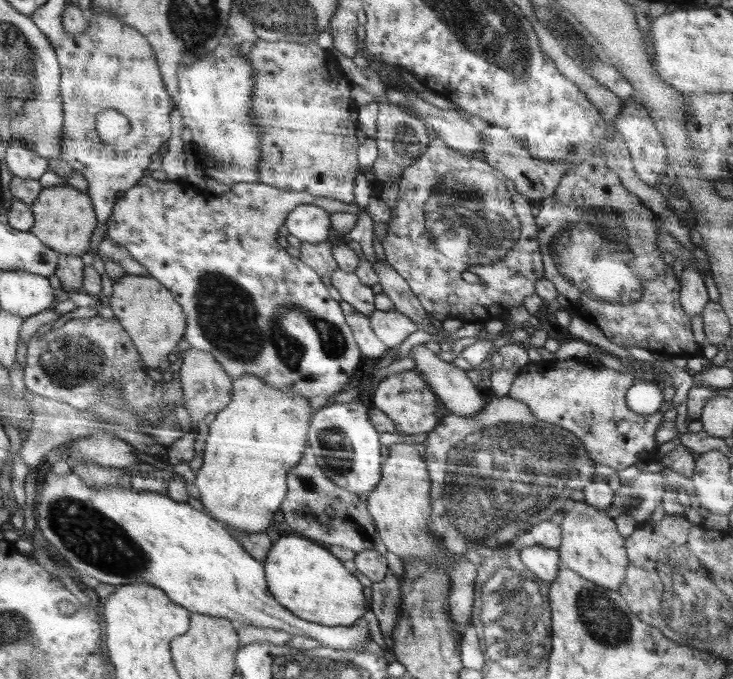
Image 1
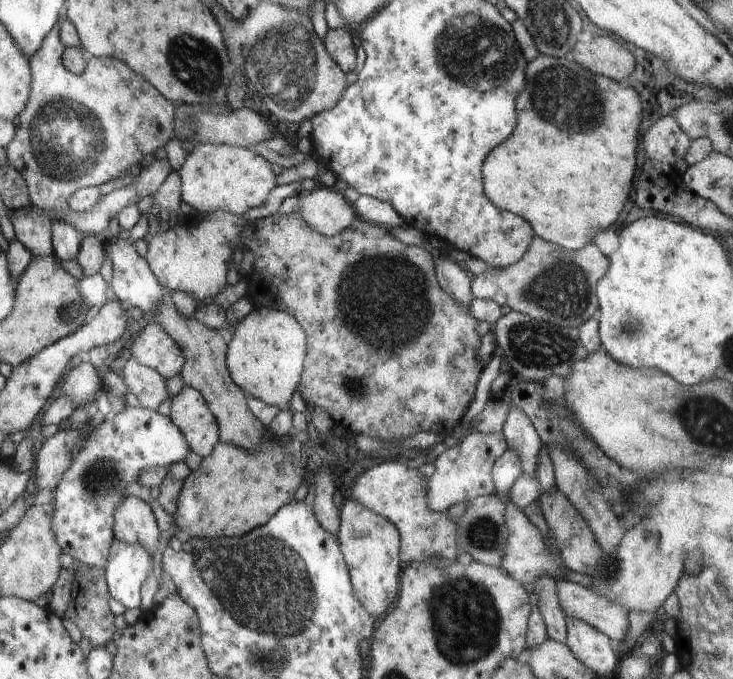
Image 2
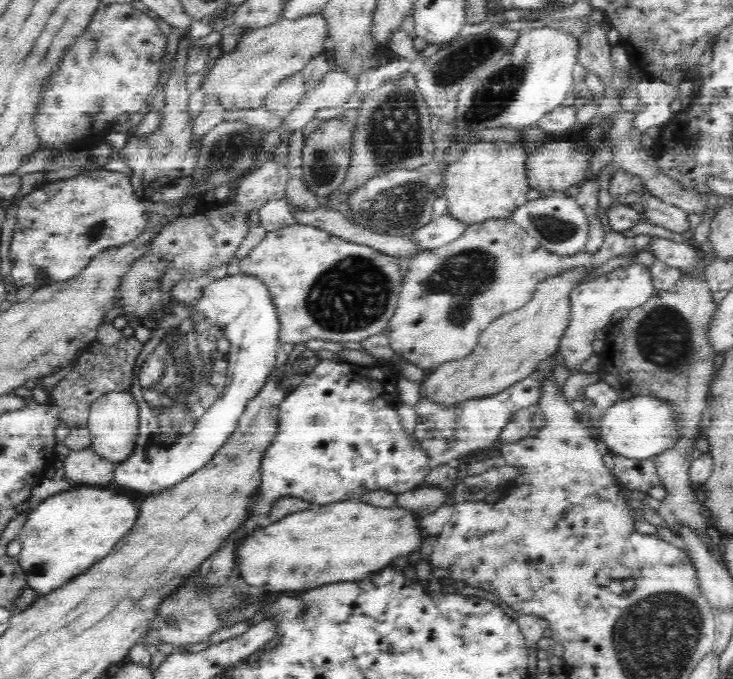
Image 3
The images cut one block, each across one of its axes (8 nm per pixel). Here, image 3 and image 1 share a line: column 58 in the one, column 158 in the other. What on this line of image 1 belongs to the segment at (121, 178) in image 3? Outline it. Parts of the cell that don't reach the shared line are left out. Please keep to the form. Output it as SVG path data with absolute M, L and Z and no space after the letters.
M153 177L142 178L132 189L128 189L126 194L122 195L121 200L114 205L114 215L110 219L109 233L106 239L112 239L117 245L125 246L132 258L142 264L152 278L158 279L176 296L185 311L185 318L188 320L189 327L186 327L185 338L190 346L213 354L232 378L235 379L245 374L256 375L262 378L267 385L277 389L290 389L309 399L312 396L331 396L340 392L346 386L352 372L356 370L361 351L354 342L352 327L349 323L344 322L344 311L340 310L341 304L332 300L331 297L328 298L328 290L320 282L320 278L316 276L317 271L303 263L300 258L292 258L282 246L278 246L276 238L278 238L278 228L284 224L284 214L288 216L298 204L321 206L330 214L350 213L357 215L361 213L360 207L355 202L346 204L333 198L317 197L306 191L280 190L278 187L260 181L234 184L230 191L222 195L211 195L207 191L198 192L195 185L187 178L176 181L160 181Z

